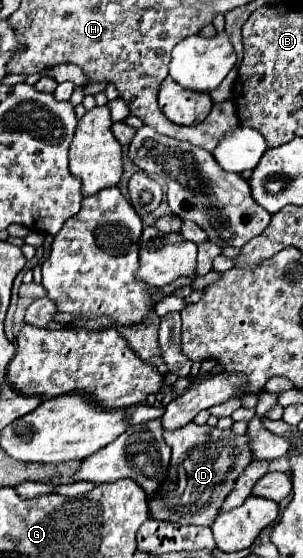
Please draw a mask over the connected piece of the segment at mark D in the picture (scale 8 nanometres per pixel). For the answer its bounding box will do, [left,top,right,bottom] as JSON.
[148,422,252,526]

